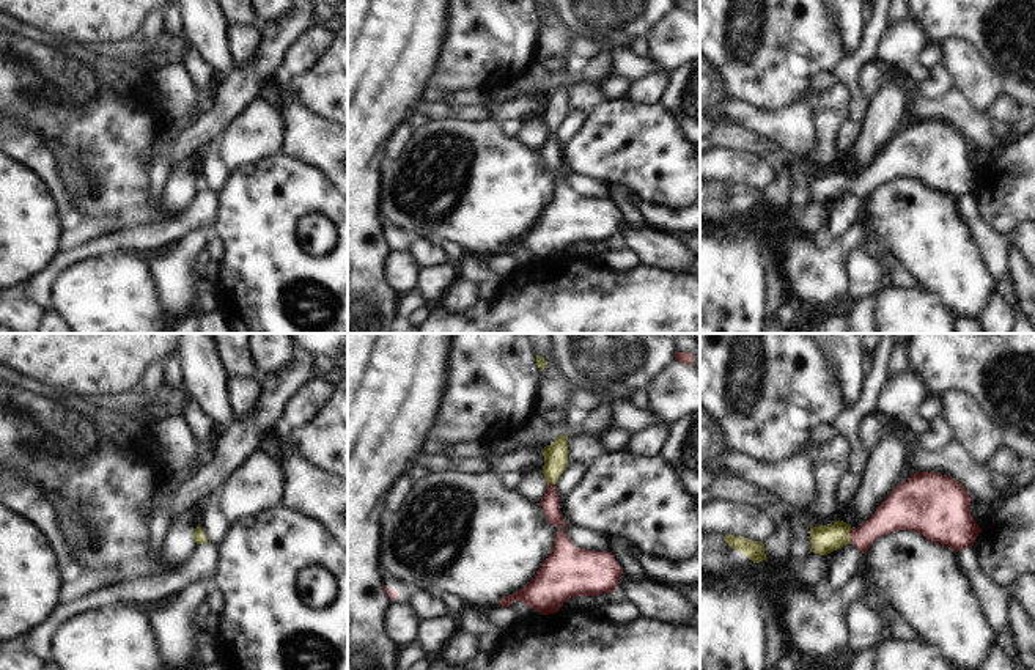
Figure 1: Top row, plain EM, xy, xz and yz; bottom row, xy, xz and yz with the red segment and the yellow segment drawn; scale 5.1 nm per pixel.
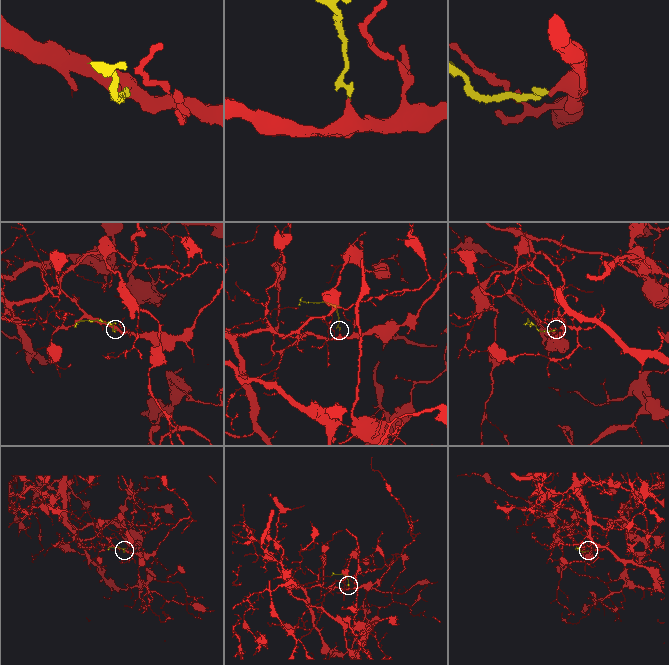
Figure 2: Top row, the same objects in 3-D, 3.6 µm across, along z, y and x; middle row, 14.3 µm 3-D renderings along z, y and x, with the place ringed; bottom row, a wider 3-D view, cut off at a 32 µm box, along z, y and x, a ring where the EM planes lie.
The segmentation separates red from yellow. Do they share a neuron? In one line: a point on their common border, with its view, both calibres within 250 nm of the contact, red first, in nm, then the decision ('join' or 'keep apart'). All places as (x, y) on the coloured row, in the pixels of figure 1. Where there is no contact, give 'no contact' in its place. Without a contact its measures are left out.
meets red in yz at (850, 535); 170 nm thick on the red side, 140 nm on the other; join

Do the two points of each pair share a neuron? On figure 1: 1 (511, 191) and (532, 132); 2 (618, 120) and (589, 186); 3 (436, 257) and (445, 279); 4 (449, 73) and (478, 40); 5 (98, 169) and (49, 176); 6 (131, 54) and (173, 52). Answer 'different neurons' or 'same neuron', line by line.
1: different neurons
2: different neurons
3: different neurons
4: same neuron
5: different neurons
6: same neuron

